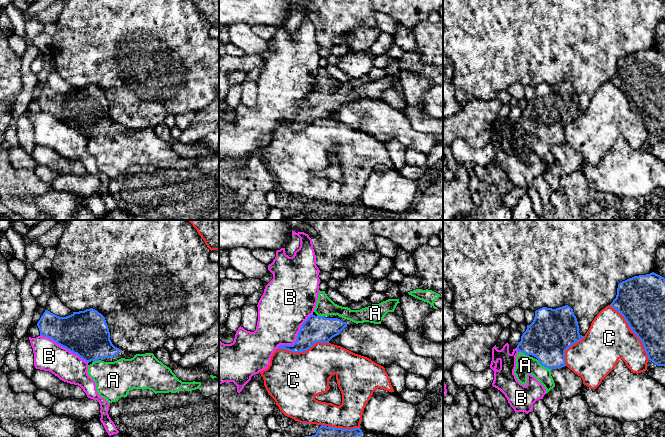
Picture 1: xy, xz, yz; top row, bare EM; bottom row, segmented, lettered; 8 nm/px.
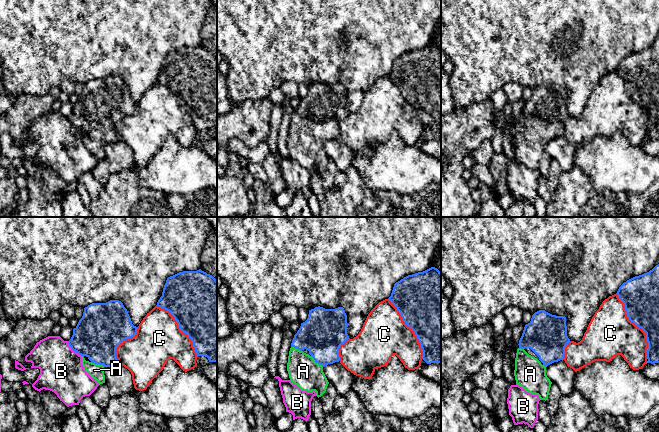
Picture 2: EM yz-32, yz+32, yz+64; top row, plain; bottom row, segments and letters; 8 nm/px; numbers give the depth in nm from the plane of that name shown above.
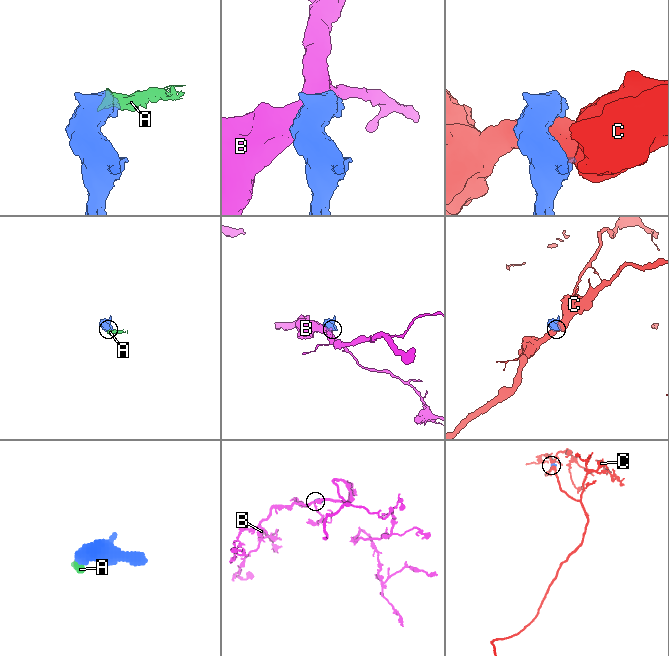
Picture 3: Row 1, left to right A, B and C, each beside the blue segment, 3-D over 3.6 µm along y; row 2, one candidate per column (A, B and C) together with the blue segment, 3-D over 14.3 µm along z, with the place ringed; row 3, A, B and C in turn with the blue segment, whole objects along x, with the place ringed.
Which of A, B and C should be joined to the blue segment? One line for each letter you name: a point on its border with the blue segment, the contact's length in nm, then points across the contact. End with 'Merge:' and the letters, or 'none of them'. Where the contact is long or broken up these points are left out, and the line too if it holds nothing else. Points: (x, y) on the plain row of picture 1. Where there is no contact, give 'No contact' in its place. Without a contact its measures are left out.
A: Touches blue at yz (544, 142). Shared border 140 nm. Path across: yz (547, 114), (547, 137), (544, 142), (525, 141)
Merge: A

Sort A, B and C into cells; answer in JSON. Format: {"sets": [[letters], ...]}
{"sets": [["A"], ["B"], ["C"]]}

